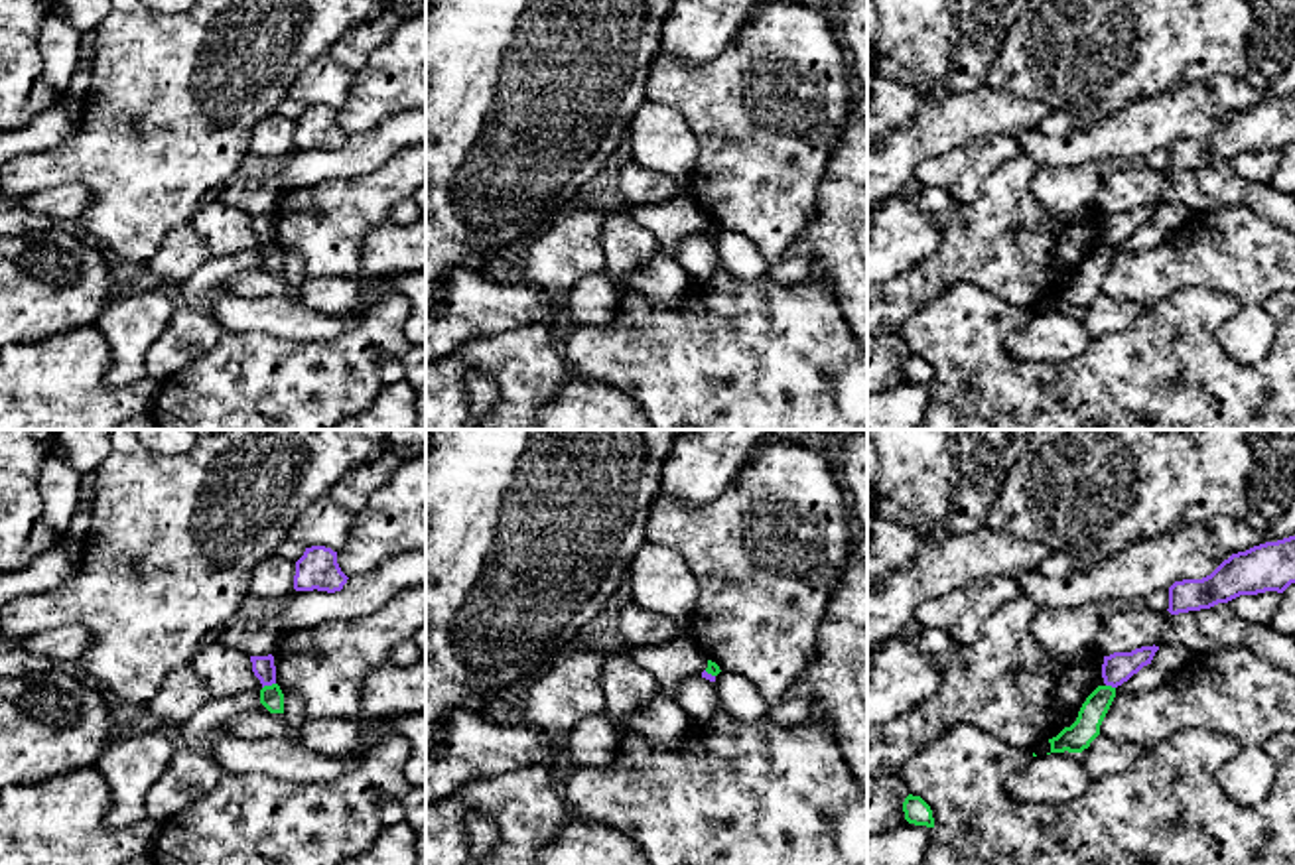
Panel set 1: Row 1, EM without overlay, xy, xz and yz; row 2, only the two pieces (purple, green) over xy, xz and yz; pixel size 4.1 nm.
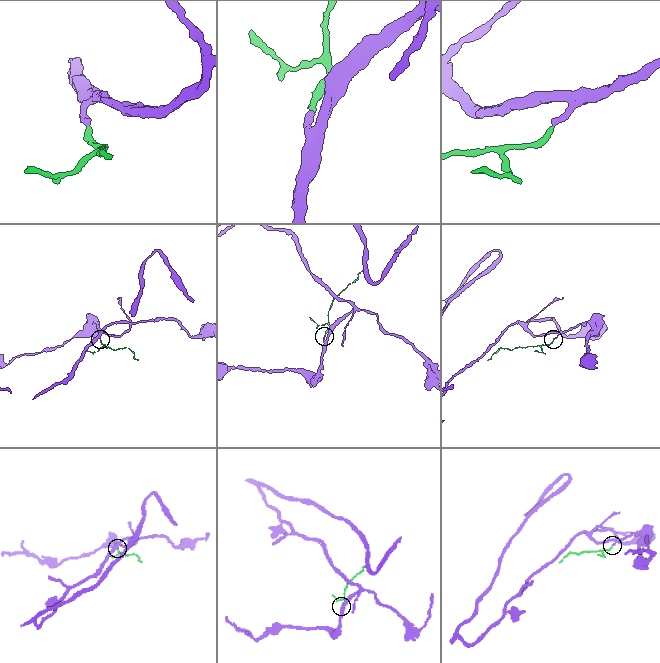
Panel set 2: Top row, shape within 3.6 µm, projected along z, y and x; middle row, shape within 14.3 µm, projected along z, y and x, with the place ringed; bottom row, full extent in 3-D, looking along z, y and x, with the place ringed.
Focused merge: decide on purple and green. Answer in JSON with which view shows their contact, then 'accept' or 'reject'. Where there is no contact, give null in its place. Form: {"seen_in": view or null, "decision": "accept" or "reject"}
{"seen_in": "xy", "decision": "reject"}

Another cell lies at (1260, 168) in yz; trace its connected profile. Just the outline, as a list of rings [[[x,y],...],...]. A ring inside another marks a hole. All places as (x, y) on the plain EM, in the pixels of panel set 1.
[[[1281,152],[1240,154],[1228,160],[1228,166],[1246,181],[1271,183],[1281,166]]]

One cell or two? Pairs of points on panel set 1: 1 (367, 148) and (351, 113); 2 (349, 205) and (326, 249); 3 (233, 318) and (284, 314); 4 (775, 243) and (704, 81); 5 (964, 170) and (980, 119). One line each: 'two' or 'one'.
1: two
2: one
3: one
4: one
5: two

